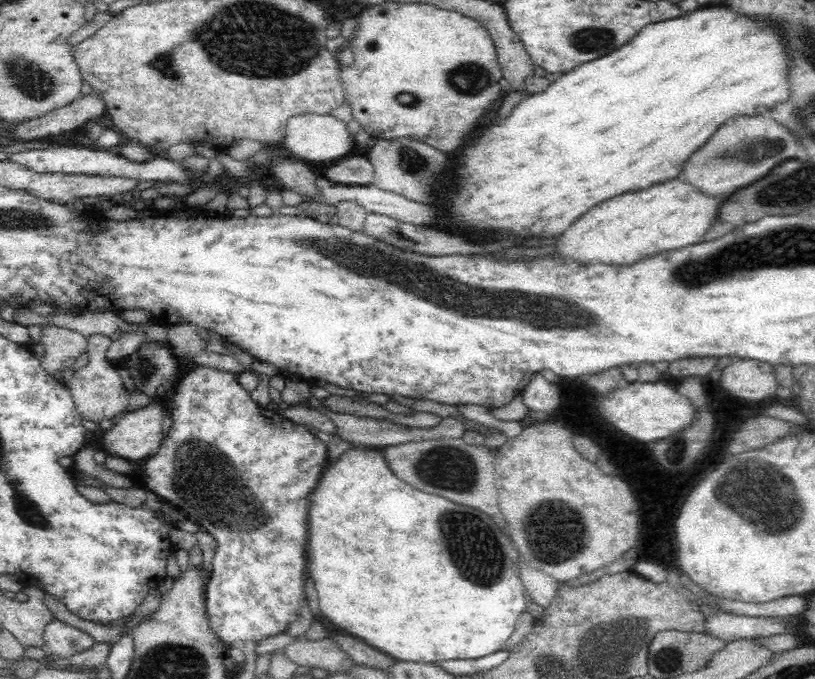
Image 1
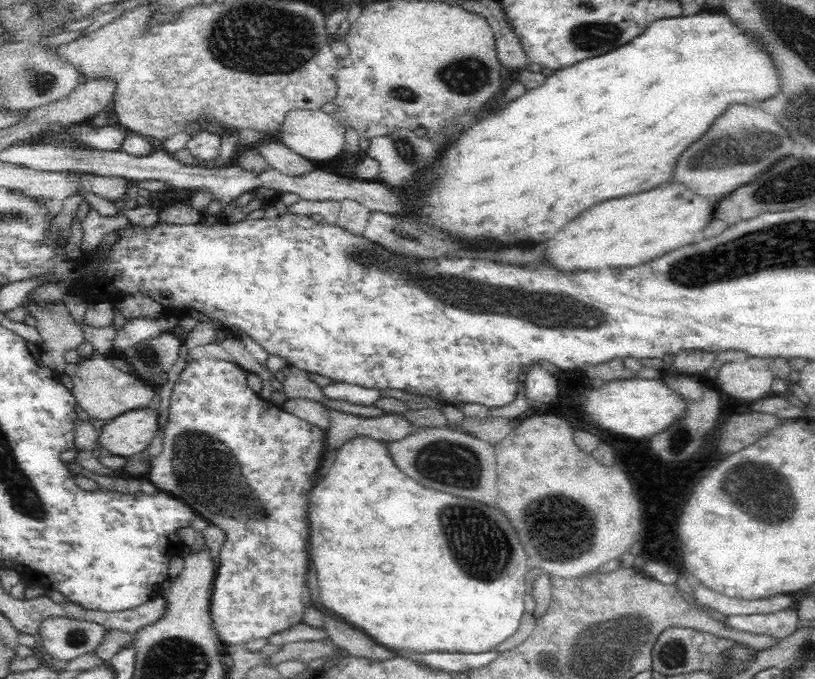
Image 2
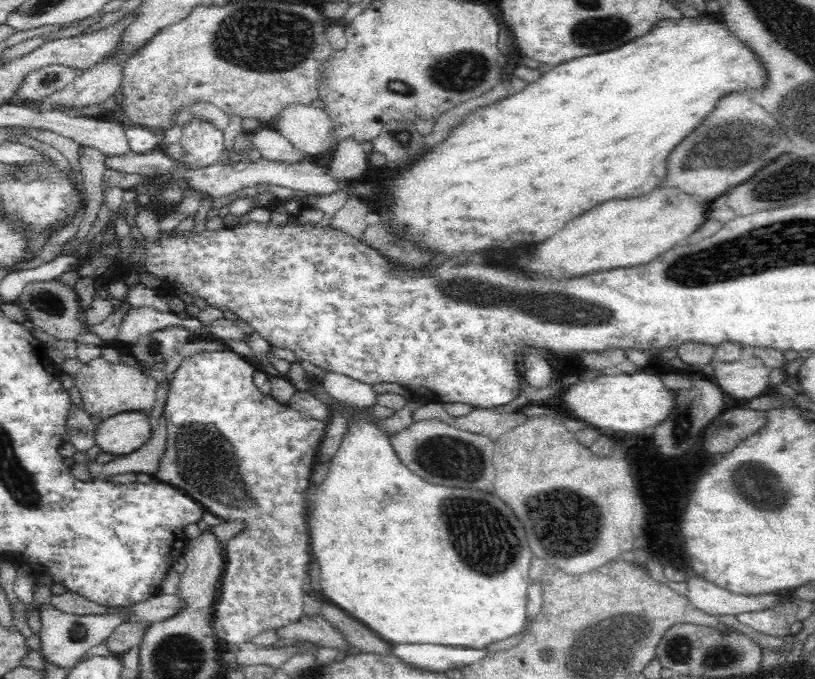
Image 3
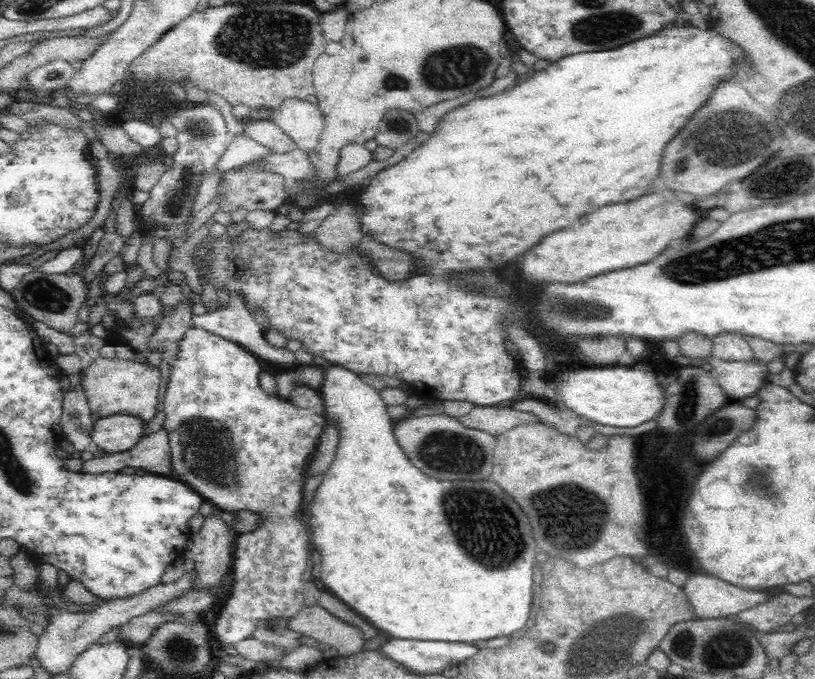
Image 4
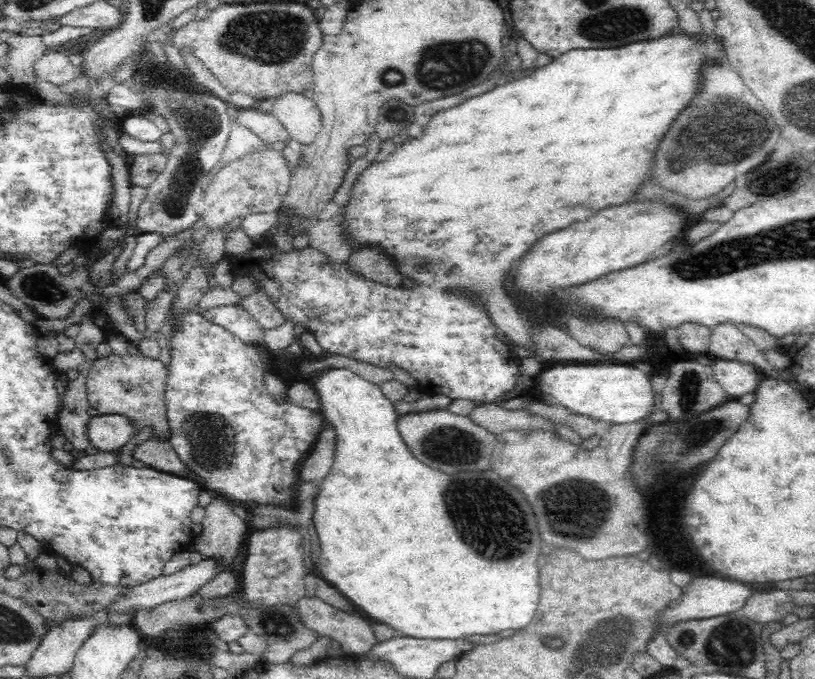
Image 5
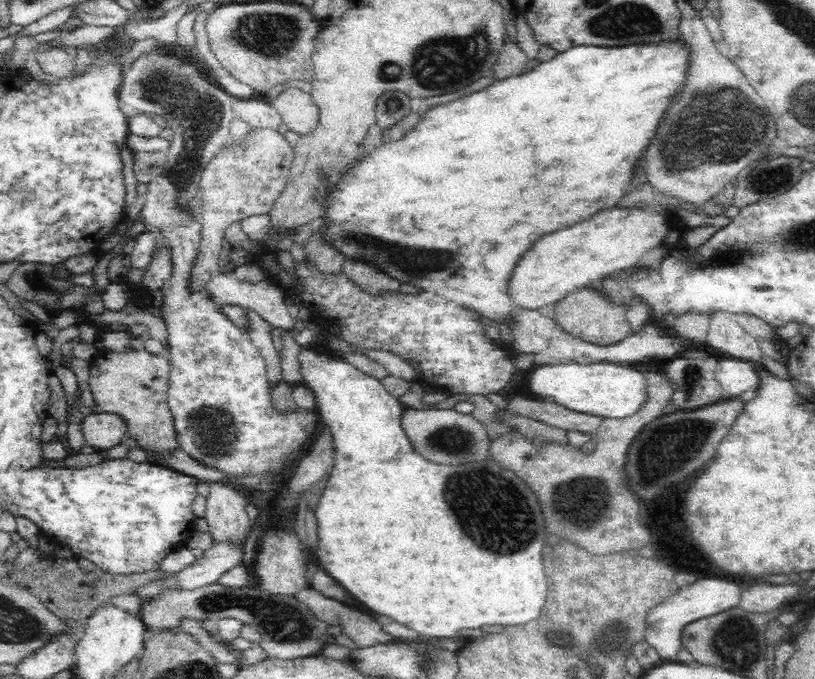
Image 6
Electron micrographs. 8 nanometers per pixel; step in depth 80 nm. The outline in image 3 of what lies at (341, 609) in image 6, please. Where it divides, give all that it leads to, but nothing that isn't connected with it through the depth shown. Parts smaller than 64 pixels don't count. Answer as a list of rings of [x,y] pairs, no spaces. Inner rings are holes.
[[[303,614],[297,622],[279,628],[279,634],[280,638],[318,642],[324,648],[336,648],[344,659],[352,652],[352,643],[346,639],[346,635],[321,614],[318,616]]]

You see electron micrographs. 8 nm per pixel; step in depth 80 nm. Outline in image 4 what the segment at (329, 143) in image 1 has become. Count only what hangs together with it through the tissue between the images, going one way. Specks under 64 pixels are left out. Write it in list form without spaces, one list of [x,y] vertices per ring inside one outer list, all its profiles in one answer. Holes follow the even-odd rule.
[[[285,98],[280,106],[271,110],[271,120],[292,138],[298,148],[306,152],[318,146],[320,136],[324,130],[324,116],[317,106],[299,98]]]

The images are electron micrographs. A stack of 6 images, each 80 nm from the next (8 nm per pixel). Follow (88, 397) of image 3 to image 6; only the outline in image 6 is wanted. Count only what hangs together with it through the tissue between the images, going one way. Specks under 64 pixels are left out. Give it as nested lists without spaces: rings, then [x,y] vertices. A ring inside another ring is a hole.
[[[128,349],[124,353],[111,352],[106,350],[90,361],[90,374],[88,383],[92,389],[92,395],[102,408],[103,413],[119,414],[123,418],[126,432],[124,440],[136,440],[138,446],[144,449],[147,454],[147,460],[150,463],[156,463],[158,458],[171,458],[176,450],[180,449],[178,442],[178,433],[174,426],[174,415],[168,406],[168,388],[170,382],[169,359],[164,354],[150,354],[148,350]]]

